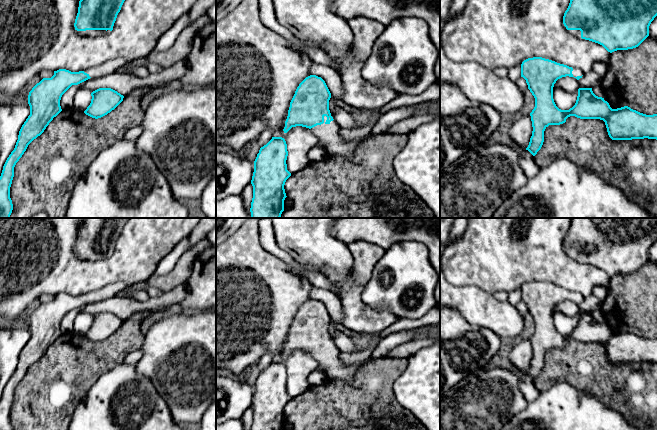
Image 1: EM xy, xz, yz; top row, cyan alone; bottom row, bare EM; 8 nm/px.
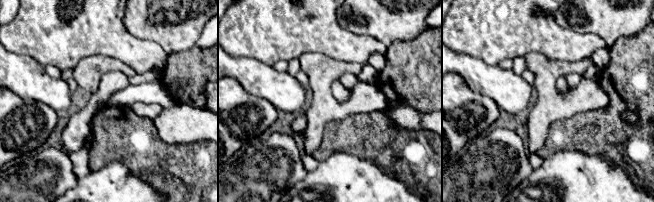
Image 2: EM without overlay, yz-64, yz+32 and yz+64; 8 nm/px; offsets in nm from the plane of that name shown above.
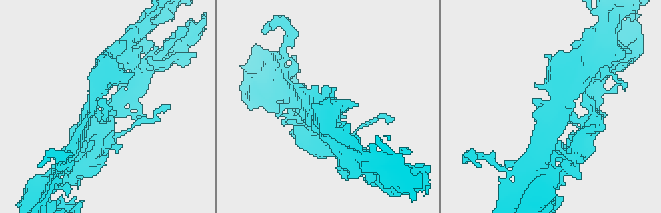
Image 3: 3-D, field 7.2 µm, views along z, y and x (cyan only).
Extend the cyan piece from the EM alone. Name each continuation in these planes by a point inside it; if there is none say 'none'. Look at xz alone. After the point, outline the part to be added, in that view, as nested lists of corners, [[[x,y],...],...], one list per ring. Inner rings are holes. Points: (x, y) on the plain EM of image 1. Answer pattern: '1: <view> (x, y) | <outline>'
1: xz (330, 358) | [[[324,340],[324,347],[311,352],[310,355],[324,367],[328,378],[350,382],[364,362],[343,365],[341,362],[342,351],[335,344],[326,348],[326,344],[327,341]]]

